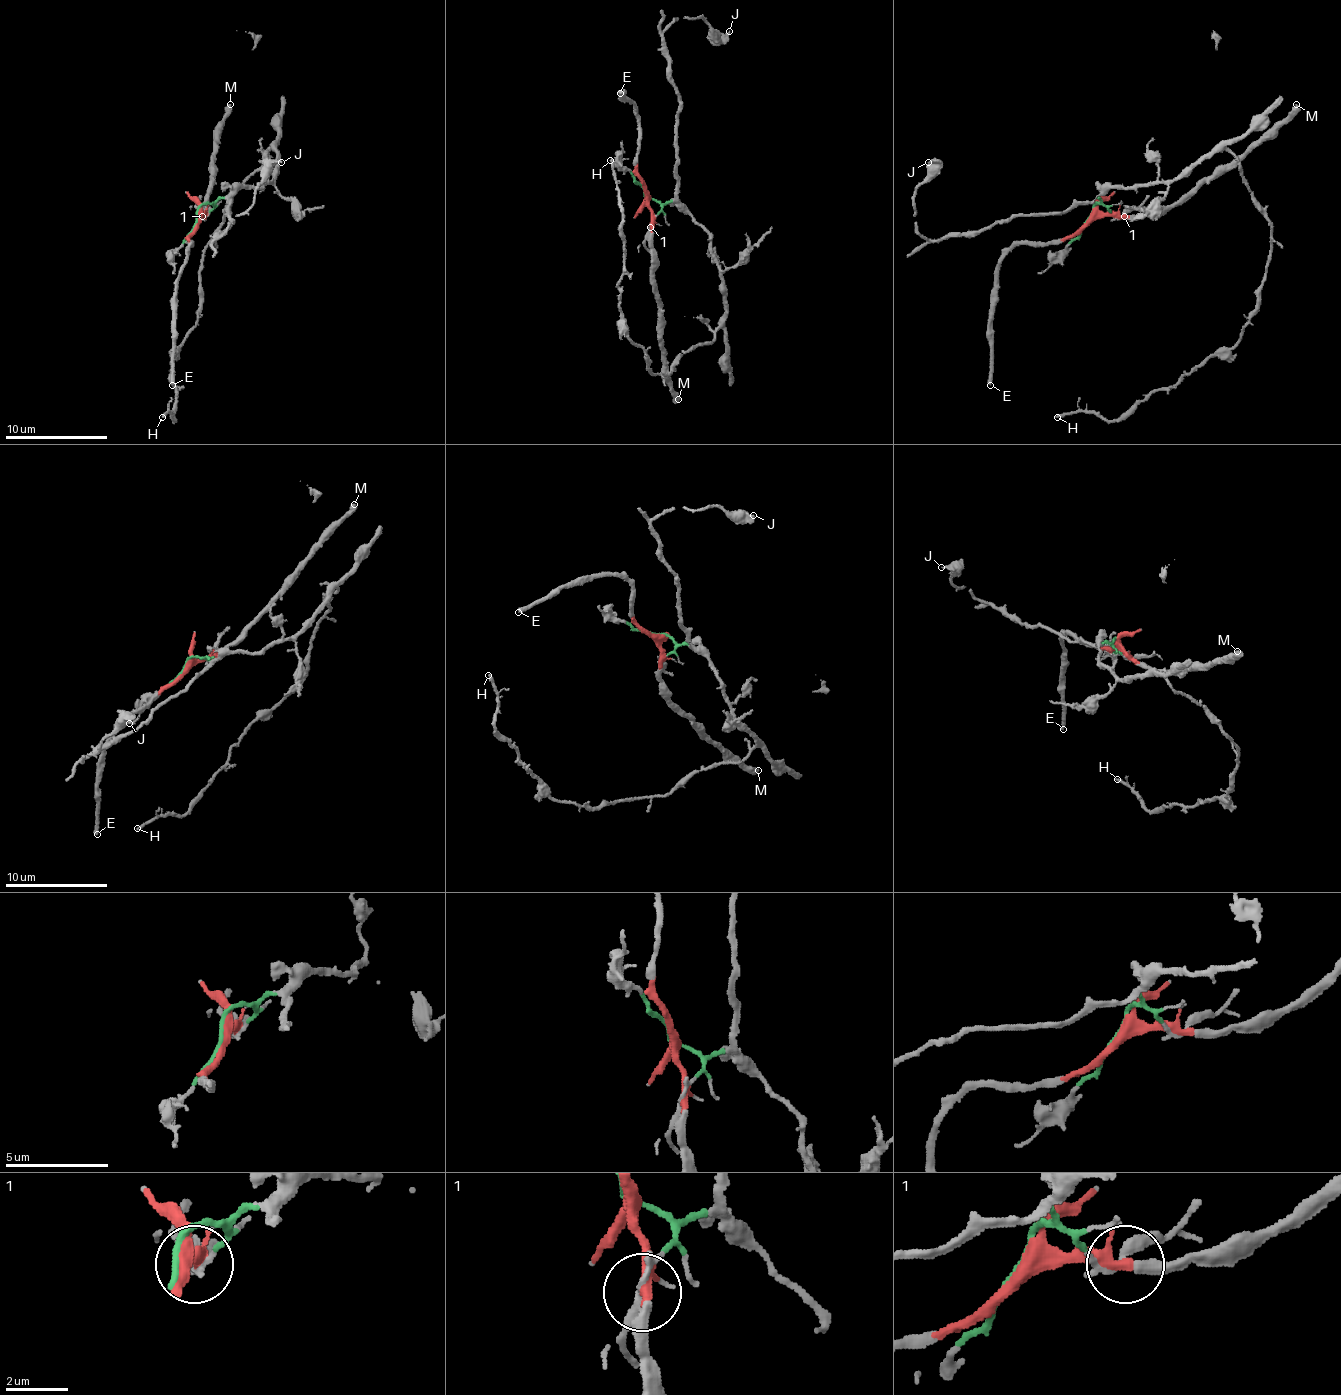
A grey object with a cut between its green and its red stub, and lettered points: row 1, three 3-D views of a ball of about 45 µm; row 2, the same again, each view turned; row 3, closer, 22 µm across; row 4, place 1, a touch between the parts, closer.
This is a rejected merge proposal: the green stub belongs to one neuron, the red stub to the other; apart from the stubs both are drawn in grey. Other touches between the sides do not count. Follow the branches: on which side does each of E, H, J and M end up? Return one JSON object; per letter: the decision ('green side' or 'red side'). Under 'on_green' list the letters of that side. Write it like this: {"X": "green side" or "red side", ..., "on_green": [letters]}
{"E": "red side", "H": "green side", "J": "green side", "M": "red side", "on_green": ["H", "J"]}

